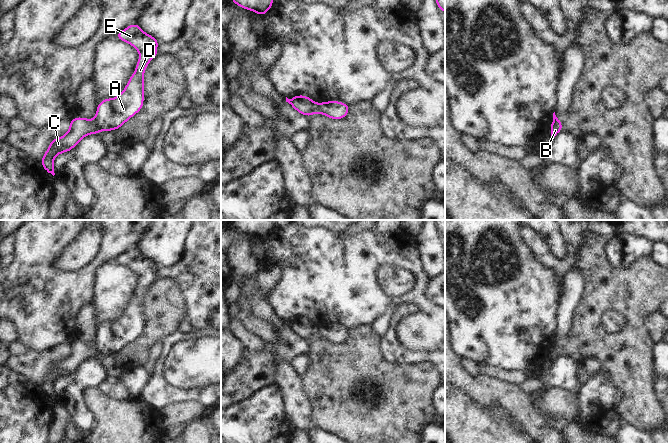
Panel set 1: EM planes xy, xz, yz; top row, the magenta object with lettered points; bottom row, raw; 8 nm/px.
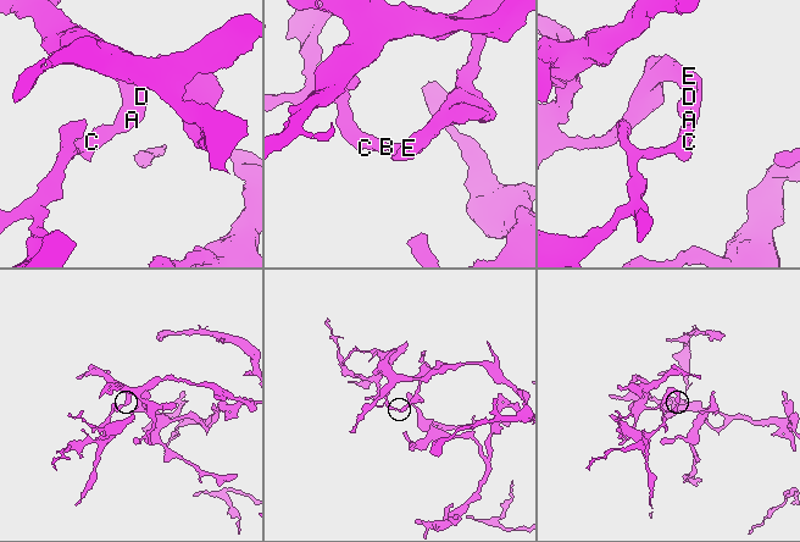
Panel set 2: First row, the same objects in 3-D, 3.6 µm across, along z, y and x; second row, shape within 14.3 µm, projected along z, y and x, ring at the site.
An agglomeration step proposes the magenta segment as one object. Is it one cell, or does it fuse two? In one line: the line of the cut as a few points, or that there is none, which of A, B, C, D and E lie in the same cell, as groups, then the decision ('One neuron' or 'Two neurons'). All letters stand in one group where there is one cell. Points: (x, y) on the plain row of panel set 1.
Split along xy (93, 343), (99, 355). Groups: A D E / B C. Two neurons.

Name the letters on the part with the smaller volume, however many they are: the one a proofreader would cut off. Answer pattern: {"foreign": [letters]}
{"foreign": ["B", "C"]}

